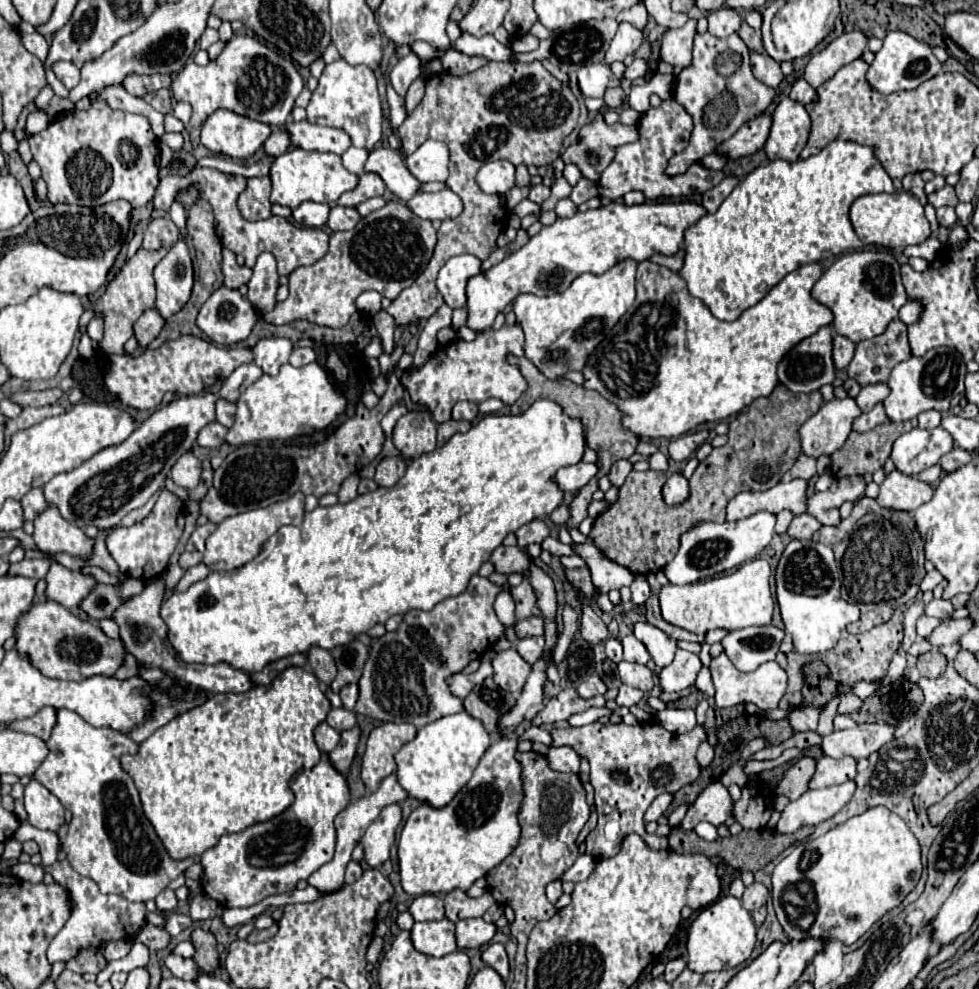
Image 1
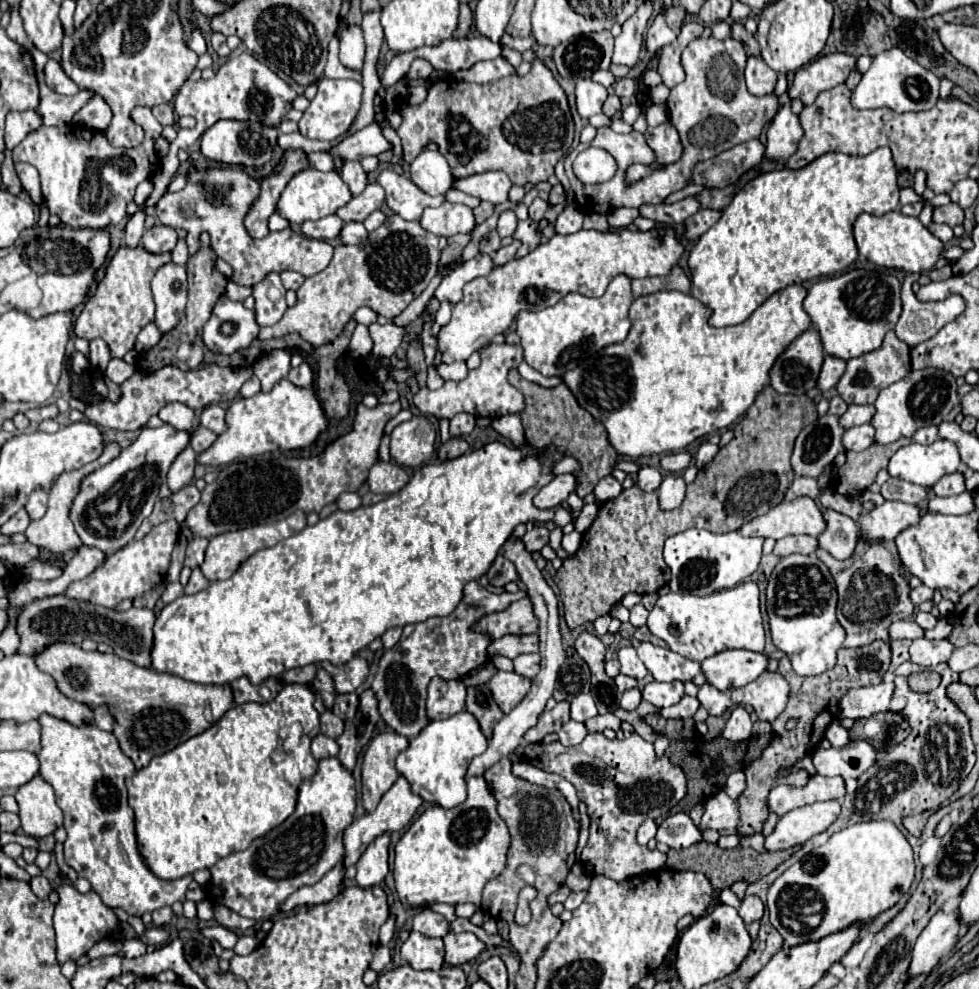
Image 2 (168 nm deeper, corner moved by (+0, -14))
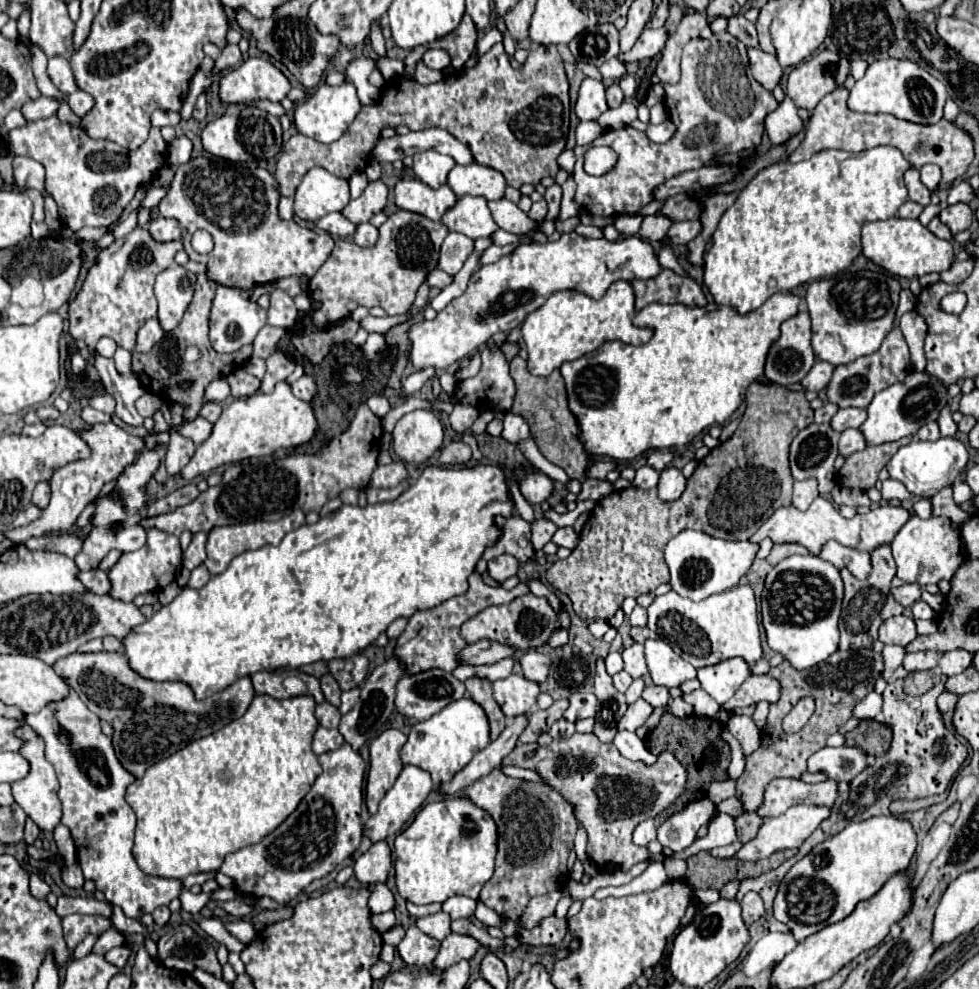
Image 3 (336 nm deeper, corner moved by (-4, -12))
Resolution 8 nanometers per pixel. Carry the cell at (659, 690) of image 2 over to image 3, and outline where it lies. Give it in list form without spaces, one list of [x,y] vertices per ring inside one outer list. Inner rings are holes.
[[[647,686],[645,690],[643,690],[643,698],[651,704],[651,706],[655,706],[655,708],[661,708],[661,706],[667,706],[669,704],[669,700],[671,700],[671,694],[669,694],[669,688],[665,688],[665,686]]]

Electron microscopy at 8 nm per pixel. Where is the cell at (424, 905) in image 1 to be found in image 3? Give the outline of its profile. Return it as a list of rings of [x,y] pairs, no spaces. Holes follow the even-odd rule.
[[[445,912],[423,916],[423,918],[417,920],[417,928],[421,932],[425,932],[427,936],[431,936],[431,938],[443,940],[443,938],[447,938],[451,934],[451,918]]]

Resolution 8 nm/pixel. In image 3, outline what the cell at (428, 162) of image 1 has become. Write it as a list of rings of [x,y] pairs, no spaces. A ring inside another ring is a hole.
[[[427,150],[413,156],[413,172],[421,182],[429,184],[431,188],[447,184],[447,174],[451,172],[453,166],[455,166],[453,158],[443,156],[435,150]]]

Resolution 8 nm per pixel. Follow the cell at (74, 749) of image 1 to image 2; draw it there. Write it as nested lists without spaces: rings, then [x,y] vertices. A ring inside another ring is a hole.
[[[41,714],[37,722],[41,724],[41,752],[37,754],[41,766],[39,774],[53,786],[57,796],[57,806],[65,814],[65,824],[63,824],[67,830],[65,862],[81,878],[91,882],[93,890],[101,896],[101,900],[109,908],[121,908],[131,916],[141,916],[145,912],[153,912],[163,906],[171,906],[177,900],[185,902],[185,894],[193,876],[185,876],[181,880],[161,880],[145,866],[143,856],[137,850],[135,814],[127,804],[127,788],[125,788],[125,774],[135,772],[135,766],[121,752],[113,732],[103,732],[95,724],[73,726],[49,714]]]

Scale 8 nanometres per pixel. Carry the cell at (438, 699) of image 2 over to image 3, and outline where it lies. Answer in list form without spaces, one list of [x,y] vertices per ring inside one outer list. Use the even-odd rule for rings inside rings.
[[[445,670],[403,676],[397,682],[395,706],[415,722],[427,720],[447,704],[465,696],[465,684]]]

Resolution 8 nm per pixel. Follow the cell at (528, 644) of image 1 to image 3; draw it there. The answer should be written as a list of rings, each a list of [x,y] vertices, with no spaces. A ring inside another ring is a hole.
[[[527,650],[519,656],[519,662],[523,666],[523,676],[527,680],[533,680],[537,684],[541,684],[547,678],[549,666],[551,666],[551,658],[537,652],[537,650]]]

